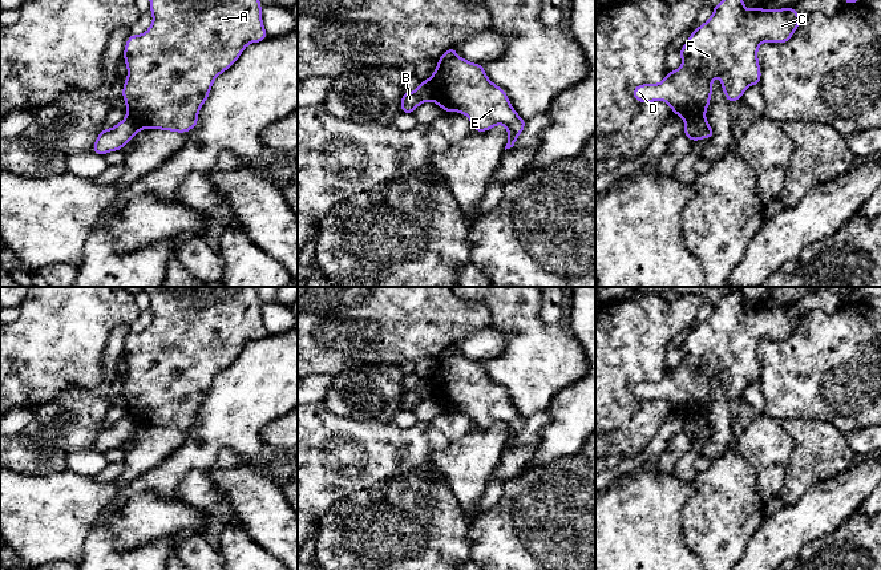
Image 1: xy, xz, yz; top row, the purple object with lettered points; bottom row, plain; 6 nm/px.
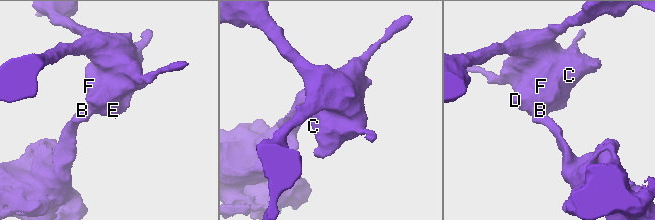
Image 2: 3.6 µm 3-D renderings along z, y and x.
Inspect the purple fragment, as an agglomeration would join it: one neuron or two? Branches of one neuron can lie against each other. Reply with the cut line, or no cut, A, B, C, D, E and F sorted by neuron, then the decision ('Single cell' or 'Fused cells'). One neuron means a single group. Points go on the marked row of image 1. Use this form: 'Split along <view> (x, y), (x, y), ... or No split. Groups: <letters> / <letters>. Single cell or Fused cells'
Split along yz (704, 116), (686, 122). Groups: A C D E F / B. Fused cells

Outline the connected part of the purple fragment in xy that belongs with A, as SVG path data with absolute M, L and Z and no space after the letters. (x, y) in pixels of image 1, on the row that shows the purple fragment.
M150 0L153 23L142 35L130 35L124 49L128 77L122 97L126 118L138 130L161 129L186 133L197 126L198 112L206 102L213 81L233 66L245 48L260 43L268 35L260 16L259 0Z

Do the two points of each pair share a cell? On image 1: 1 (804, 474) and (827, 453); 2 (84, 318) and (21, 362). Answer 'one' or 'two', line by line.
1: one
2: one

